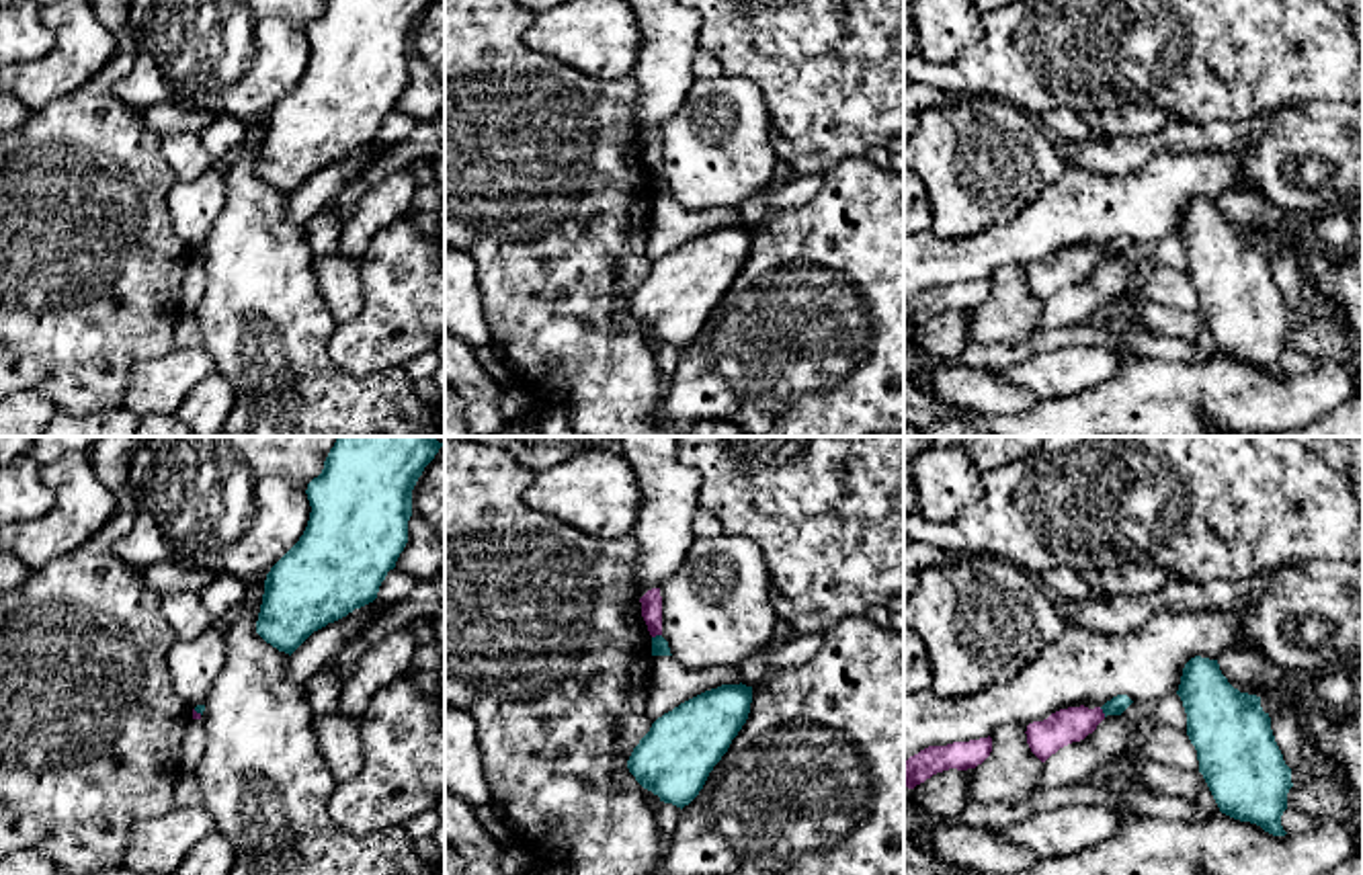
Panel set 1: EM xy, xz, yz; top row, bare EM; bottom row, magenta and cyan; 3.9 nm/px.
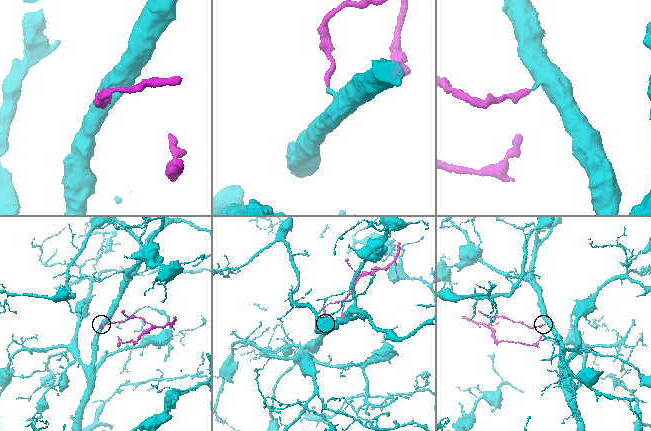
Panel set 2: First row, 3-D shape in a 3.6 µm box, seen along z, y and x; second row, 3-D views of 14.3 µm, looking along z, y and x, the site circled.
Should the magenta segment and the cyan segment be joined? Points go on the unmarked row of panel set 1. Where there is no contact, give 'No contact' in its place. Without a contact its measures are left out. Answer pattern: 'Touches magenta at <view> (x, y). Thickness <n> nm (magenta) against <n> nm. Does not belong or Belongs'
Touches magenta at xz (656, 175). Thickness 80 nm (magenta) against 60 nm. Does not belong

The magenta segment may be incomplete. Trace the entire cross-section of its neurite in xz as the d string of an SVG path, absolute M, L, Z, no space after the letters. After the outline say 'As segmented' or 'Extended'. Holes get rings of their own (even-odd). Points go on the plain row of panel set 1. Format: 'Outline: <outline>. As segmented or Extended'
Outline: M660 129L648 131L642 139L642 158L652 178L662 176L662 137Z. As segmented

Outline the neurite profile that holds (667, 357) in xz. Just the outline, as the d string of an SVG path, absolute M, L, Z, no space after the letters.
M662 342L658 348L654 348L654 352L656 352L658 371L662 379L668 381L678 367L680 348Z

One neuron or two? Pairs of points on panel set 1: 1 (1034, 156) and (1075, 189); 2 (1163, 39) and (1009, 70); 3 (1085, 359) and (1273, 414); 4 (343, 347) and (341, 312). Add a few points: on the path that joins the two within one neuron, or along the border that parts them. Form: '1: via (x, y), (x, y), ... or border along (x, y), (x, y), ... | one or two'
1: border along (1064, 169), (1025, 207) | two
2: via (1124, 39), (1085, 39), (1048, 52) | one
3: border along (1124, 367), (1111, 378), (1077, 392) | two
4: border along (359, 277), (361, 308), (339, 324) | two

